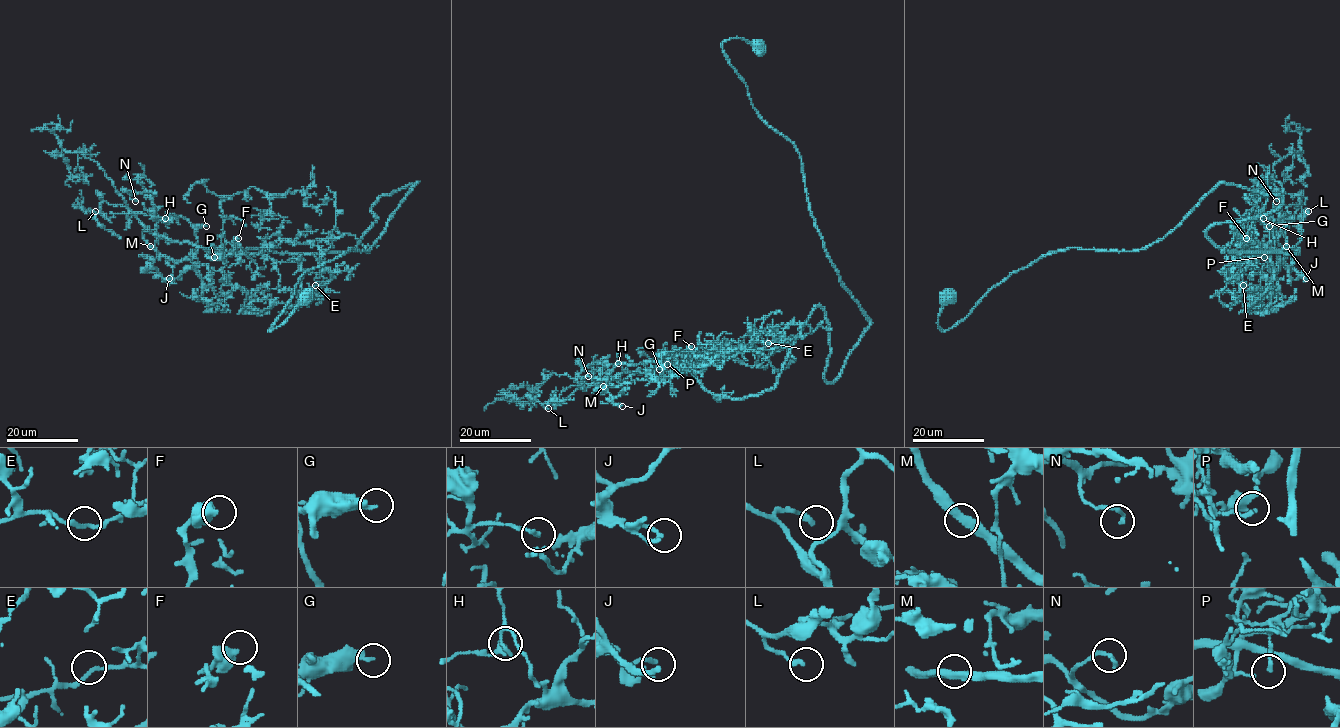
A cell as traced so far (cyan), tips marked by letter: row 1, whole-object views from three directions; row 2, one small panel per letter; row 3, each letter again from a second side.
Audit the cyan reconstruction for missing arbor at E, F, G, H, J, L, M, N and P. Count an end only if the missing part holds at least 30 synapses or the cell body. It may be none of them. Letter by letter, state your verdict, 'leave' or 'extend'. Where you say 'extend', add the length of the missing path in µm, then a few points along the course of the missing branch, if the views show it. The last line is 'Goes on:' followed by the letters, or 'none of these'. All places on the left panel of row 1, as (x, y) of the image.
E: leave
F: leave
G: leave
H: leave
J: leave
L: leave
M: leave
N: leave
P: leave
Goes on: none of these

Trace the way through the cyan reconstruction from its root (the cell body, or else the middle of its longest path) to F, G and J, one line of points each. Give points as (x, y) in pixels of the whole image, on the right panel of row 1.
F: (947, 296), (942, 330), (1044, 255), (1151, 246), (1221, 183), (1282, 204), (1214, 243), (1299, 253), (1246, 238)
G: (947, 296), (942, 330), (1221, 183), (1282, 204), (1214, 243), (1299, 253), (1270, 243), (1278, 270), (1269, 226)
J: (947, 296), (942, 330), (1221, 183), (1282, 204), (1206, 235), (1306, 278)

